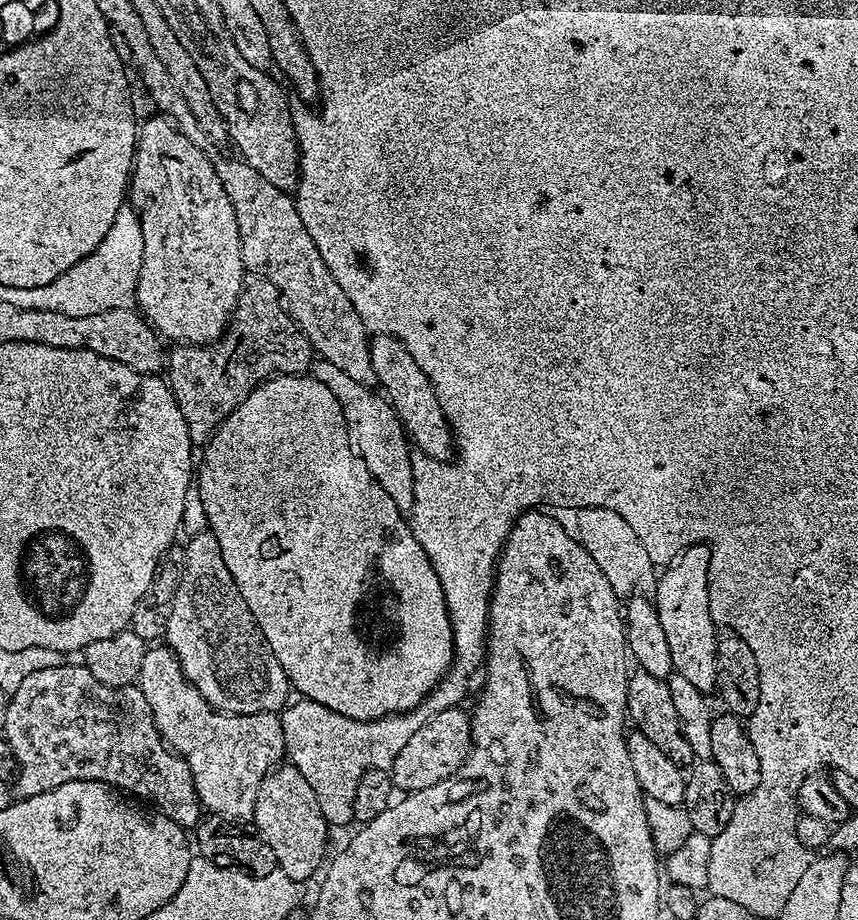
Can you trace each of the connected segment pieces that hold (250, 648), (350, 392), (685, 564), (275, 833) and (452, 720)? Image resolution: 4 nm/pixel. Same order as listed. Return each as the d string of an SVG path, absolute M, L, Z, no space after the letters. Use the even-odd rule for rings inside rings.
M201 530L201 532L196 532L189 538L188 545L184 548L184 572L181 571L179 573L179 578L180 585L176 588L176 602L172 609L172 617L168 623L166 644L178 658L178 662L182 666L188 681L196 687L198 694L202 694L202 698L206 698L208 707L214 708L218 712L226 712L230 716L245 716L246 714L258 714L259 712L279 713L290 700L290 695L288 696L288 692L290 693L288 679L278 662L278 658L274 658L272 648L268 645L268 639L264 637L264 631L256 625L256 620L250 614L250 610L230 574L230 570L226 570L226 562L222 562L222 550L218 546L218 538L214 538L212 532Z
M317 359L310 369L310 375L322 382L322 386L327 386L334 398L338 398L338 406L342 406L342 414L348 423L352 448L360 455L362 462L366 462L366 470L370 470L378 486L382 486L382 490L394 498L394 506L398 506L400 512L411 513L414 502L413 449L399 414L379 391L362 386L362 382L354 382L354 378L338 370L334 362Z
M692 545L686 547L680 555L659 575L654 587L654 605L659 616L662 630L665 631L666 646L669 647L673 673L688 679L698 691L710 694L716 689L717 682L717 625L714 624L709 606L709 560L712 551L708 546Z
M281 763L280 767L273 768L272 773L264 779L258 790L251 819L256 820L255 831L268 843L270 850L274 850L279 871L285 872L290 879L297 882L305 882L316 871L321 871L329 855L330 826L318 806L318 798L310 782L302 778L302 774L292 763Z
M459 707L443 711L425 723L421 730L406 742L405 749L398 754L390 769L392 783L397 791L411 794L429 789L438 782L446 781L459 773L471 751L471 717ZM402 790L402 791L401 791Z

